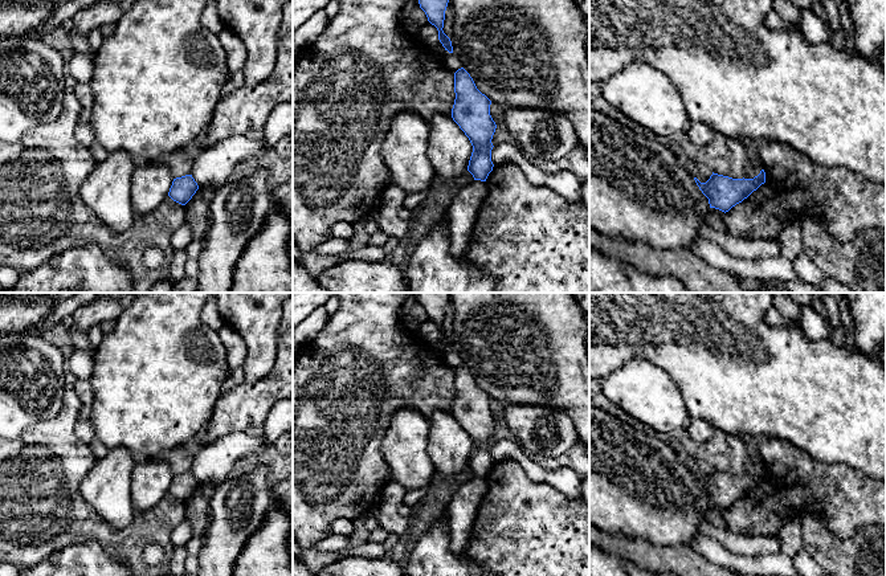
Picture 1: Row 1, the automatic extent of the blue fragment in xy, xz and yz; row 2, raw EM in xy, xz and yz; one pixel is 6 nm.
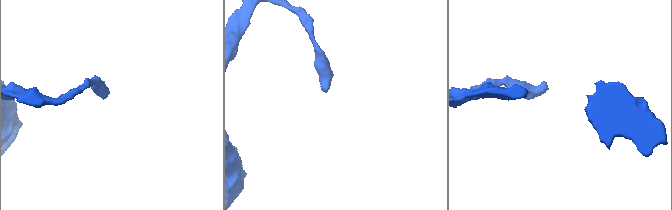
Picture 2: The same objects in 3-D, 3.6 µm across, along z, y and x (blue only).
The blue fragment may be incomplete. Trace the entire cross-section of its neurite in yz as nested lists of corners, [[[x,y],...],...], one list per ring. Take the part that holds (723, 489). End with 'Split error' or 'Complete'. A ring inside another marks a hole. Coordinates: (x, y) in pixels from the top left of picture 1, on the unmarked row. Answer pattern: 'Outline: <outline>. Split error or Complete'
Outline: [[[760,467],[754,475],[732,475],[714,470],[706,479],[694,474],[702,490],[709,495],[710,504],[728,508],[765,479],[765,469]]]. Complete

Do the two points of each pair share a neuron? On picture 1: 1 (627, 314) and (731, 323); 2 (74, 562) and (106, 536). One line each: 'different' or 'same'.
1: same
2: different

